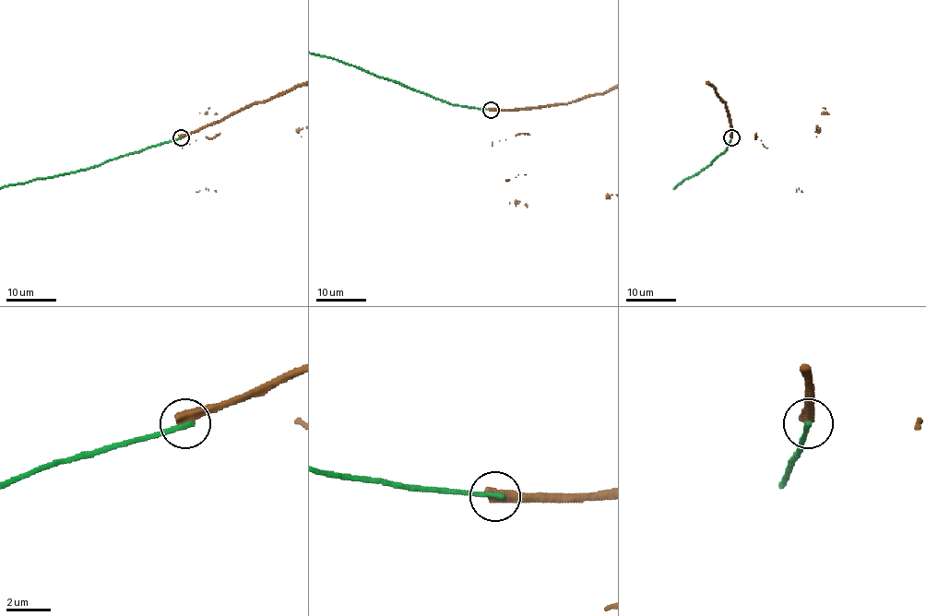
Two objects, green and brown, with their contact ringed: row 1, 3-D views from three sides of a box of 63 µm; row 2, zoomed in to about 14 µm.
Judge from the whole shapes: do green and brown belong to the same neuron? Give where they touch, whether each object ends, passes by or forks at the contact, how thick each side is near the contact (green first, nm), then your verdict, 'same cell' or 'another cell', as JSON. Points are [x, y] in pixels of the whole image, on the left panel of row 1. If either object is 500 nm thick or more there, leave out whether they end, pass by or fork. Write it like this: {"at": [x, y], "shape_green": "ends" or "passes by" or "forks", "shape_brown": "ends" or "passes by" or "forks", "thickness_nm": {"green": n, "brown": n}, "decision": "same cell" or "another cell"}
{"at": [181, 137], "thickness_nm": {"green": 280, "brown": 500}, "decision": "another cell"}

